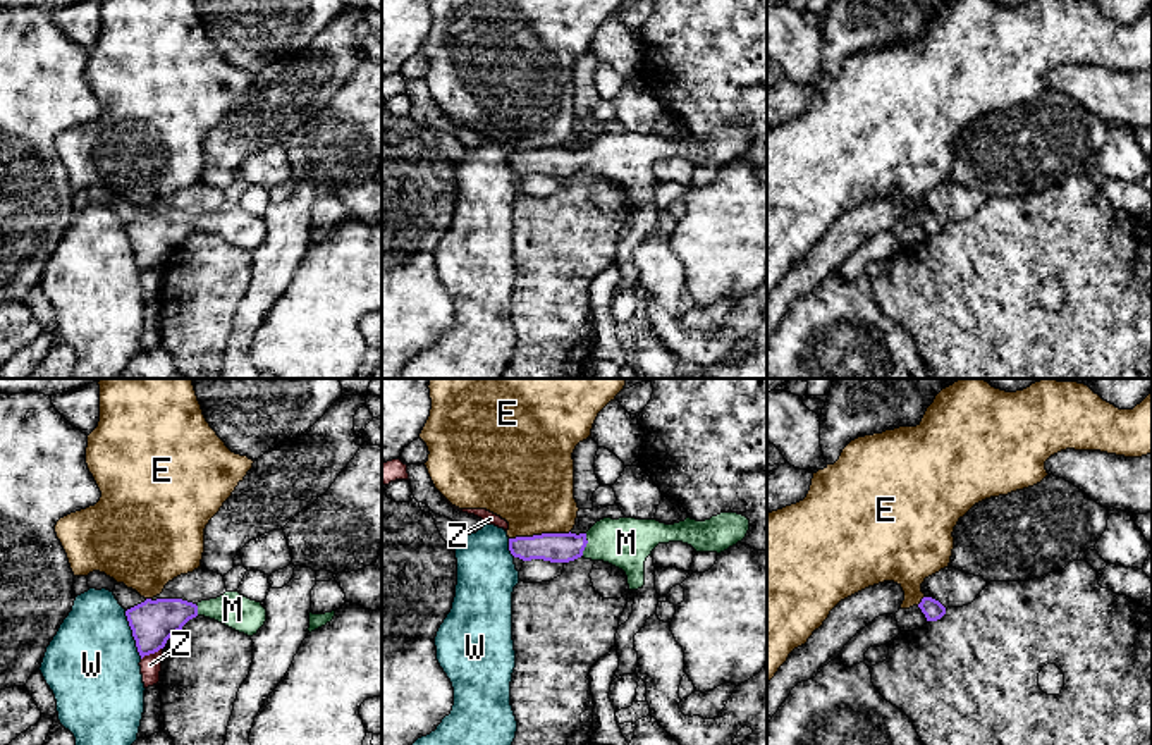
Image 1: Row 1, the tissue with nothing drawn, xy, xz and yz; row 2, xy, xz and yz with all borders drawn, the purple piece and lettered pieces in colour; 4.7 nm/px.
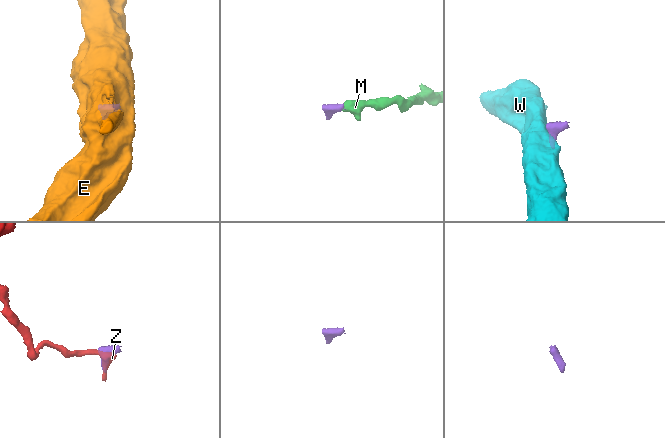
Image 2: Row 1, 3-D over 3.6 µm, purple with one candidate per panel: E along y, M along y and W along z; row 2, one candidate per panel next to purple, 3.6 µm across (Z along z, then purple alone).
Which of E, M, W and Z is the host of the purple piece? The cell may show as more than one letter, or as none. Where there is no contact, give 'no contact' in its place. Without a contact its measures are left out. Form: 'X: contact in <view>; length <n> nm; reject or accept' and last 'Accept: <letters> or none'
E: contact in xz; length 300 nm; reject
M: contact in xz; length 120 nm; accept
W: contact in xy; length 240 nm; reject
Z: contact in xy; length 120 nm; reject
Accept: M

